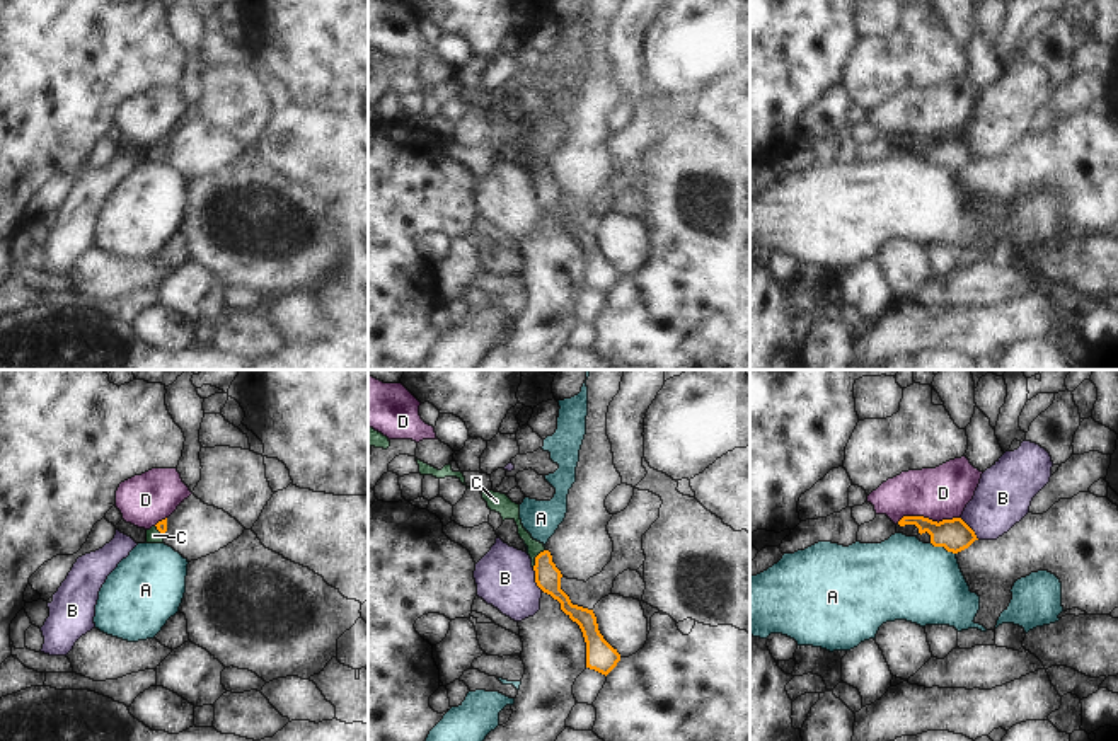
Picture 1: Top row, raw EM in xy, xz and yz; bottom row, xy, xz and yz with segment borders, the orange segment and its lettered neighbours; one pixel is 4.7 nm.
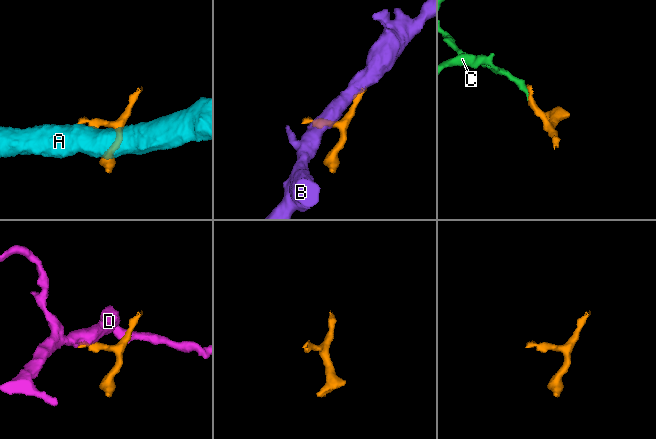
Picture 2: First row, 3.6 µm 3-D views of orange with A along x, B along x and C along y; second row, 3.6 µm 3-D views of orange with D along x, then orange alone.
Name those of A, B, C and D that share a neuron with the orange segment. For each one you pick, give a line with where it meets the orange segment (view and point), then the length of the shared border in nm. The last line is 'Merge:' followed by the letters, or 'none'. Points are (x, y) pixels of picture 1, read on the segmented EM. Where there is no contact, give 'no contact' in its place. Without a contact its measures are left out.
C: xz (535, 557) | 110 nm
Merge: C

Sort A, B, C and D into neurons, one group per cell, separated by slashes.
A / B / C / D

